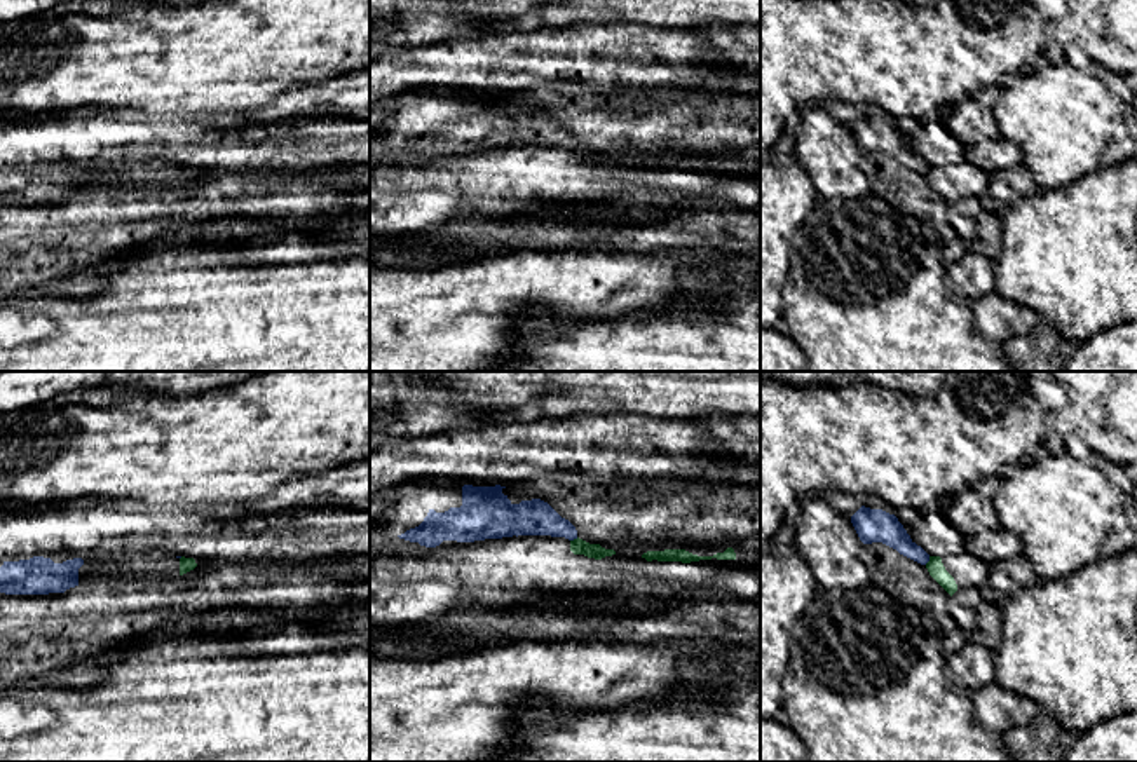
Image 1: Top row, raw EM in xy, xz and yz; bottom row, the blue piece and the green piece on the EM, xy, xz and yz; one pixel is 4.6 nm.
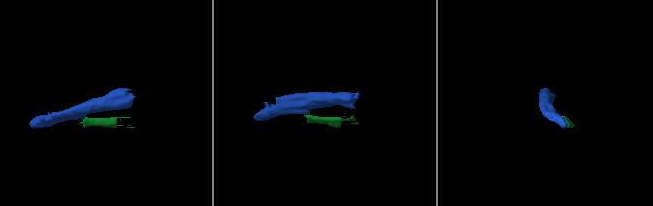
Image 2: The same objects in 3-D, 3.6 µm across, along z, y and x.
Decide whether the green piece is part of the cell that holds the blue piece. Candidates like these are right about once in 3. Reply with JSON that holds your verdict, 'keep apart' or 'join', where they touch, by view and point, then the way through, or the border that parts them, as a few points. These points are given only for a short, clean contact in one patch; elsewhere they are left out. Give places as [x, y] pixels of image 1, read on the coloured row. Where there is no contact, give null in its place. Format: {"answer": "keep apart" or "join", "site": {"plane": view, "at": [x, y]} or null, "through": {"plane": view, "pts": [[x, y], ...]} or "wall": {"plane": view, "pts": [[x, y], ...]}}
{"answer": "keep apart", "site": {"plane": "yz", "at": [928, 560]}, "wall": {"plane": "yz", "pts": [[930, 557], [925, 564]]}}

